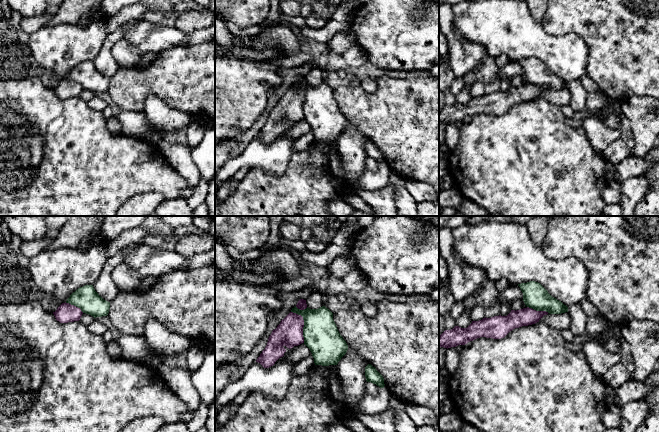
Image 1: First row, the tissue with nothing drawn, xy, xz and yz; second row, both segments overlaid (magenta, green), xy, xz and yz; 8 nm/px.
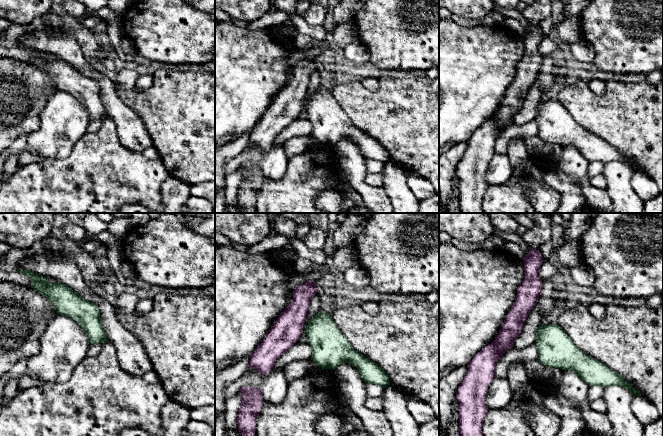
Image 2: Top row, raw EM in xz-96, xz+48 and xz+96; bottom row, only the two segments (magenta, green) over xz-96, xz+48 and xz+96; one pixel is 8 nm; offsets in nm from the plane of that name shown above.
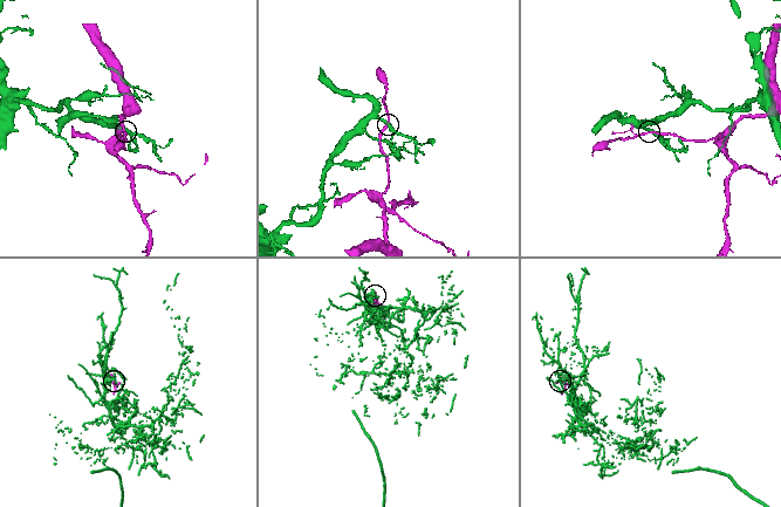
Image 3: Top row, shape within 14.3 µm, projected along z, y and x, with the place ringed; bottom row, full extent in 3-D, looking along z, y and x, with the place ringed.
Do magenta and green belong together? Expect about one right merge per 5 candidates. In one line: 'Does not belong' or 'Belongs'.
Does not belong

